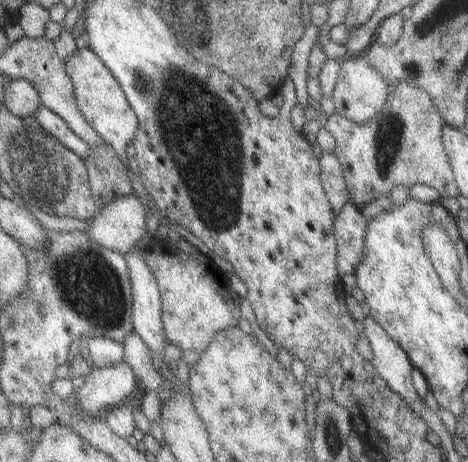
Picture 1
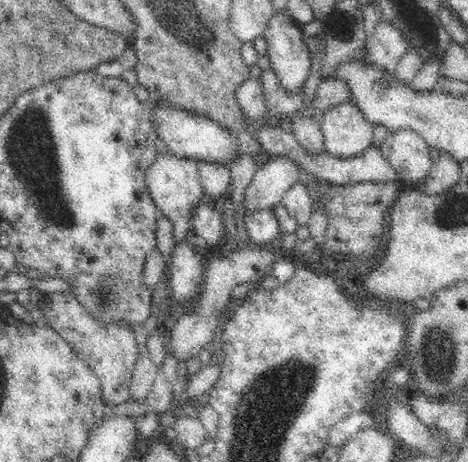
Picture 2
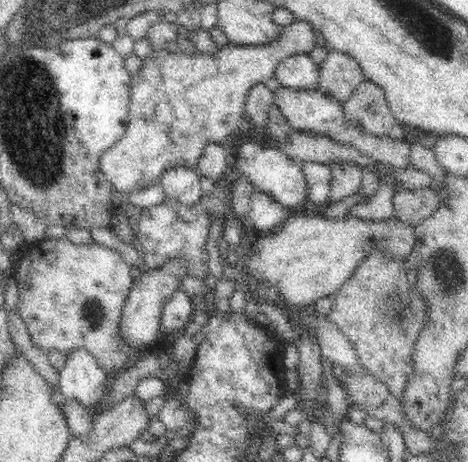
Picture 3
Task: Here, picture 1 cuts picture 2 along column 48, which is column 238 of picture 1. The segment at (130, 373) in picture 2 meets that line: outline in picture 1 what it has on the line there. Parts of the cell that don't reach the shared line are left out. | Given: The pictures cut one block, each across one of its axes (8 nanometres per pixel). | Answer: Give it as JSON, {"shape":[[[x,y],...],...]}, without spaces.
{"shape":[[[155,238],[149,244],[143,262],[151,270],[161,294],[161,322],[167,344],[175,344],[181,352],[201,354],[217,332],[231,326],[237,328],[237,322],[241,320],[239,302],[243,298],[227,286],[225,276],[215,268],[211,256],[201,254],[185,240],[169,244],[167,240]]]}

